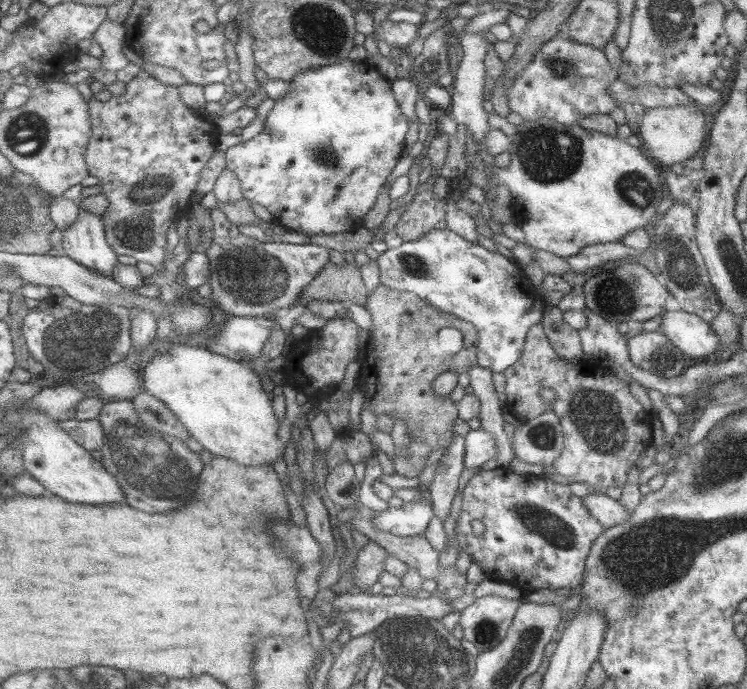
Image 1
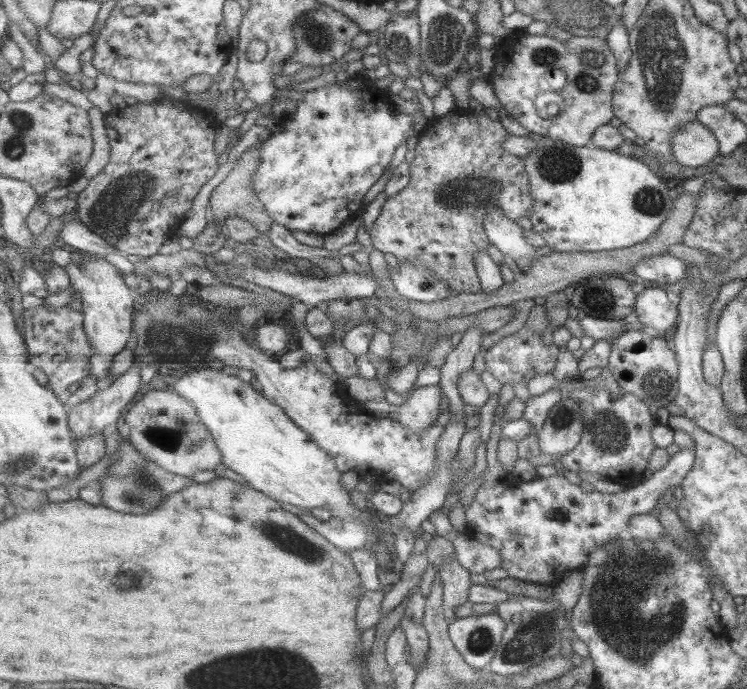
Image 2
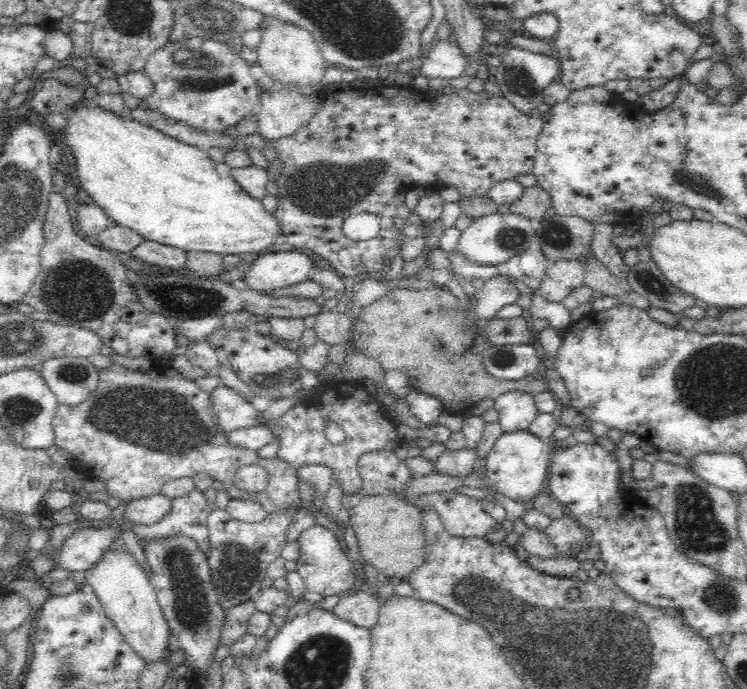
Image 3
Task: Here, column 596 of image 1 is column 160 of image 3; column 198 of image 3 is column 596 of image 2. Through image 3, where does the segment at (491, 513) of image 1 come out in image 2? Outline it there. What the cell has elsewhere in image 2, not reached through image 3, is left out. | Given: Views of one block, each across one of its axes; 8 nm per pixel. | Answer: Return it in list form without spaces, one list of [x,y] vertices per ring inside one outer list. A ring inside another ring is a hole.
[[[679,449],[670,456],[663,469],[636,485],[629,485],[622,491],[615,493],[601,493],[593,491],[587,493],[579,485],[571,484],[563,476],[538,477],[529,479],[529,482],[507,484],[500,481],[493,487],[477,489],[477,493],[470,507],[465,513],[467,527],[473,538],[478,538],[489,547],[499,551],[500,566],[509,577],[517,578],[523,584],[544,584],[559,581],[561,577],[571,571],[581,570],[587,562],[589,553],[607,540],[622,536],[628,528],[628,520],[634,514],[647,514],[656,508],[657,500],[668,489],[673,489],[689,473],[694,464],[694,451]]]

